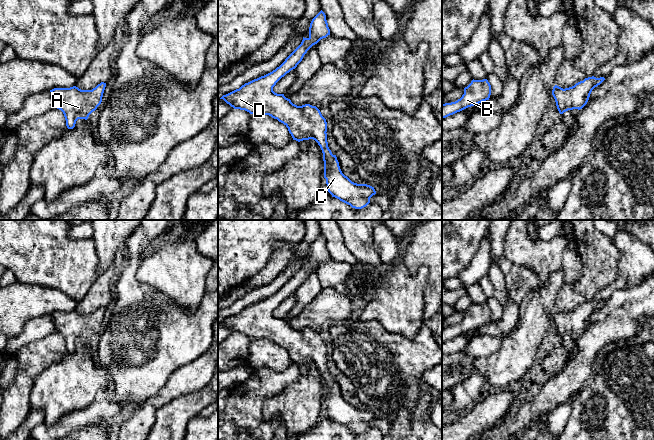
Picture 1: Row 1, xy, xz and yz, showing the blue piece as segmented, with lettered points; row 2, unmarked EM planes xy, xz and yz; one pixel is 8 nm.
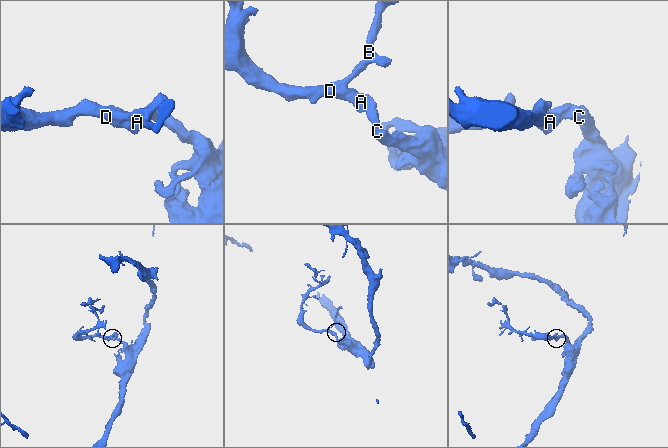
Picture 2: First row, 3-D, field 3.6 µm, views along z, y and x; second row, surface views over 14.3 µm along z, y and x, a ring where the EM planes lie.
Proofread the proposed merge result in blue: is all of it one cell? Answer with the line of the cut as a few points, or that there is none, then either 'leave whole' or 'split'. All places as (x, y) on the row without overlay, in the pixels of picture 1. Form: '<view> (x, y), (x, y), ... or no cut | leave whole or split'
no cut | leave whole

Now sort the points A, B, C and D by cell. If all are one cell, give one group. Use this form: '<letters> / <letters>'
A B C D

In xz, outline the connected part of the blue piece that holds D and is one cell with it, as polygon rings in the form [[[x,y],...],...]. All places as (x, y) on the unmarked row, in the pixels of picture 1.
[[[321,234],[311,245],[309,261],[272,296],[242,309],[220,323],[234,333],[245,334],[250,338],[269,339],[283,347],[293,364],[298,366],[313,363],[320,370],[324,385],[324,402],[327,414],[340,425],[355,433],[362,433],[376,418],[374,411],[357,408],[345,400],[327,366],[327,346],[316,330],[305,328],[297,330],[284,318],[273,315],[276,307],[302,285],[307,275],[321,263],[330,259],[325,237]]]

